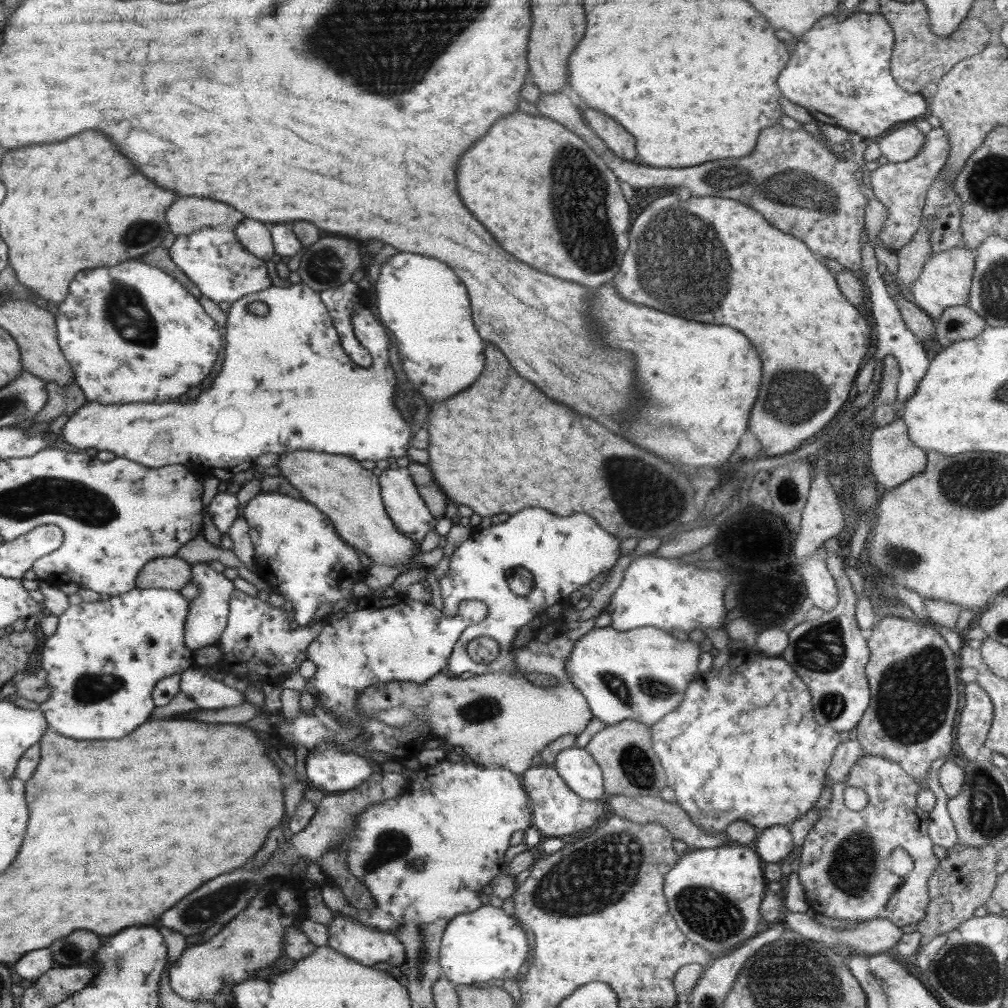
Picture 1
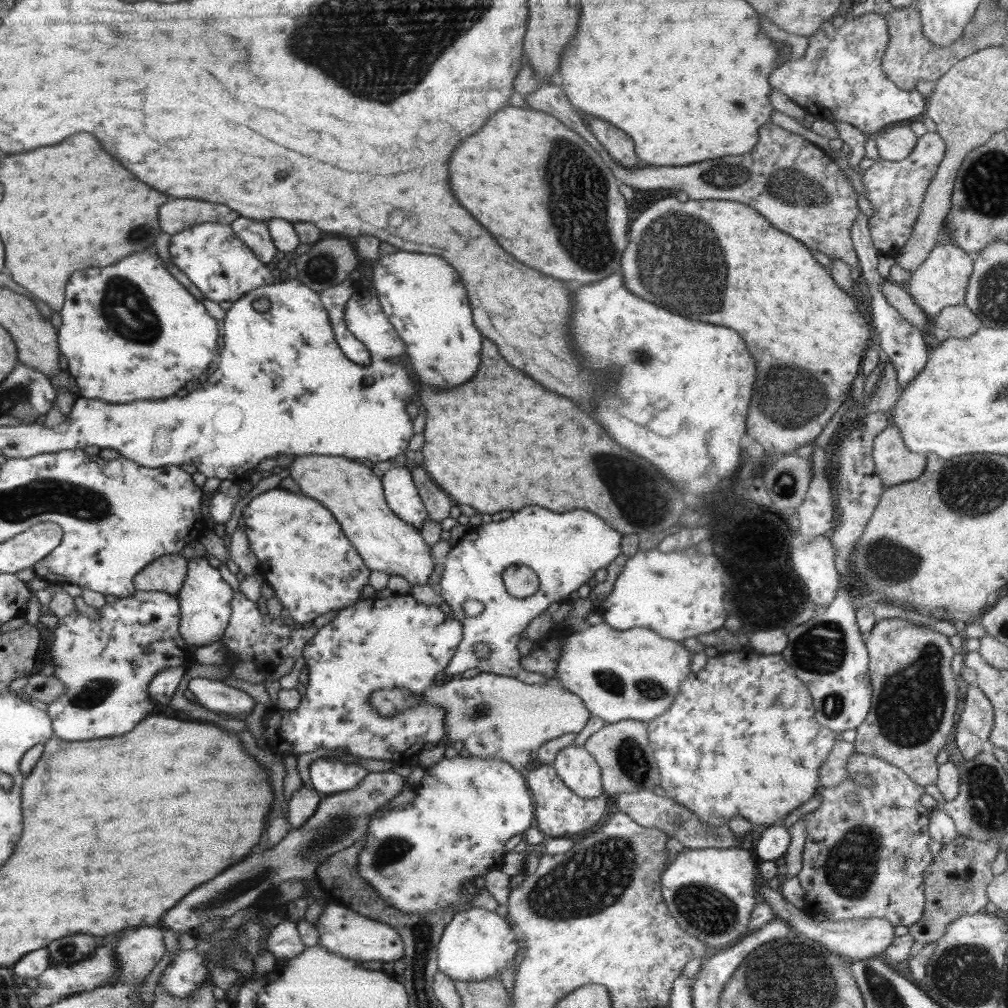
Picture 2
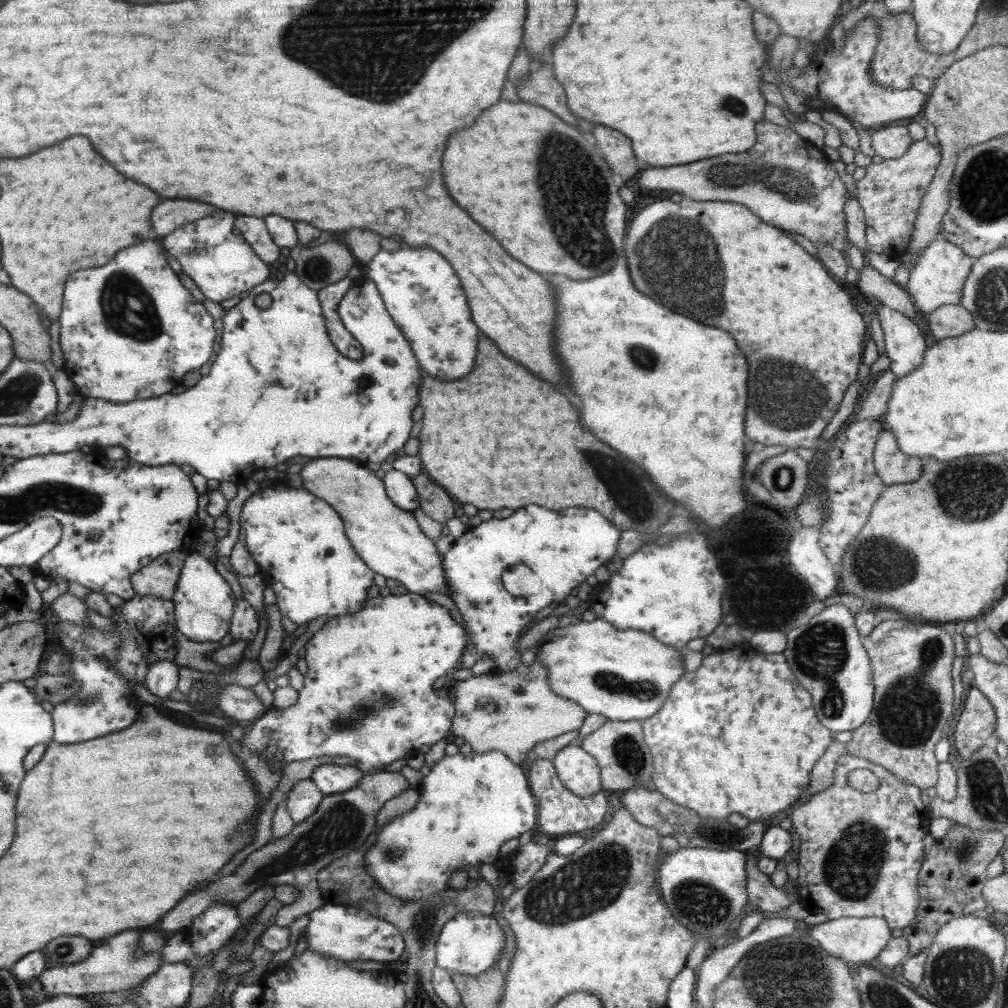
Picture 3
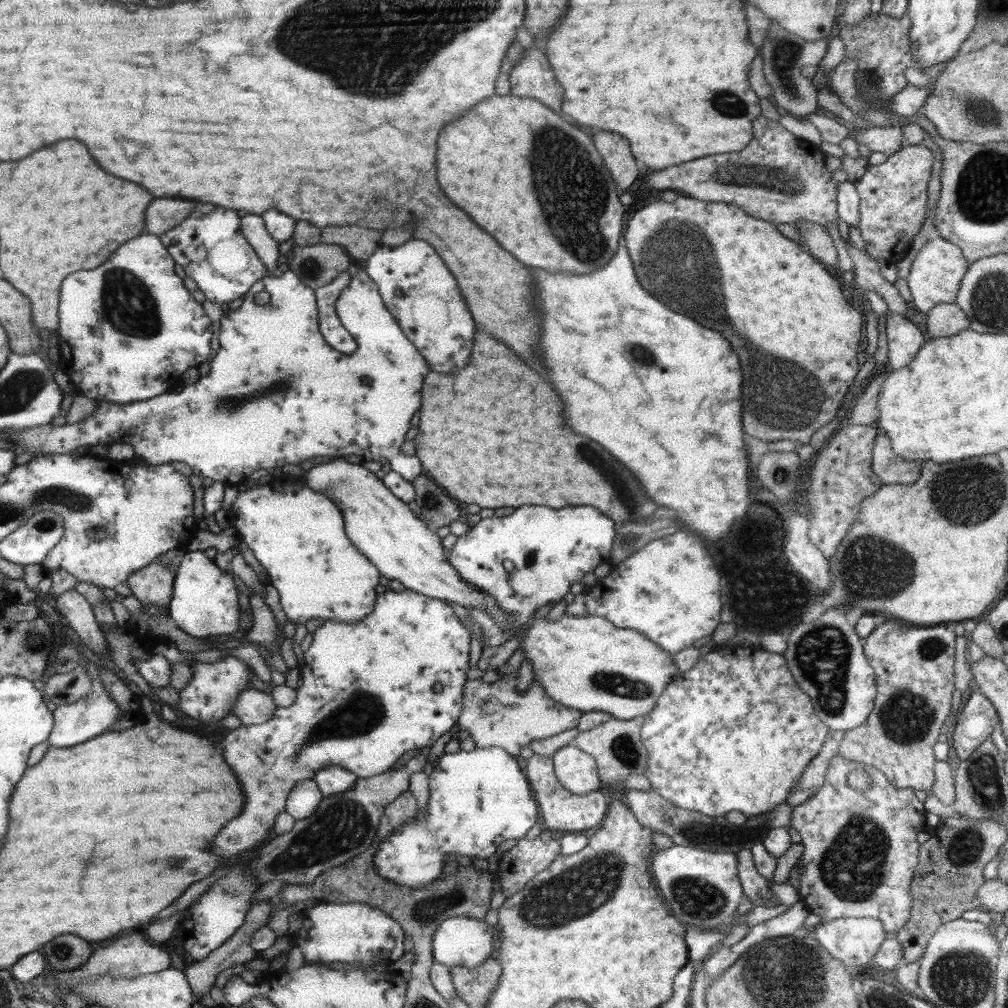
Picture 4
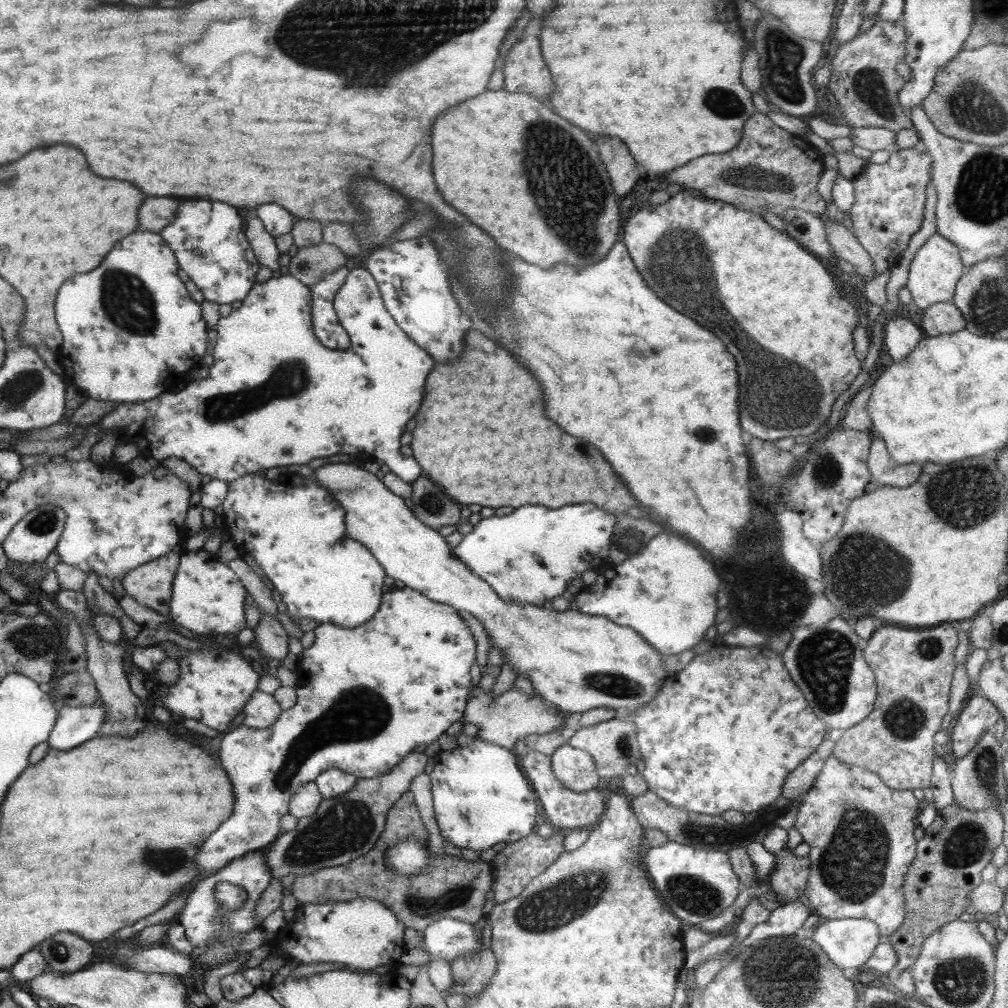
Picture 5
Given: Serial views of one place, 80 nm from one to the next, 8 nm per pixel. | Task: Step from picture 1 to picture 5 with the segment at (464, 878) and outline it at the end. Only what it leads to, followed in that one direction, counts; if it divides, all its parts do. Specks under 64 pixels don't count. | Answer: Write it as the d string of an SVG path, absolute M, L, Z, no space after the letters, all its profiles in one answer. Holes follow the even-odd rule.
M476 736L468 747L456 747L451 751L440 751L429 774L433 810L442 837L459 849L473 850L478 853L505 842L512 843L528 837L534 828L536 818L536 794L520 766L520 759L514 751L502 748L492 742L484 742ZM408 838L385 852L385 864L402 877L414 877L428 867L429 856L414 838Z

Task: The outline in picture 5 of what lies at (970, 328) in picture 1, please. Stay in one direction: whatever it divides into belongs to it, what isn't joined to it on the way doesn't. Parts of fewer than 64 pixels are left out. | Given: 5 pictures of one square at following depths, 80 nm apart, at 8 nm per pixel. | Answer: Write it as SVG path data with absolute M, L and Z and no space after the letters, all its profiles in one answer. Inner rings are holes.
M938 302L925 309L922 330L928 337L954 333L966 329L966 321L953 302Z

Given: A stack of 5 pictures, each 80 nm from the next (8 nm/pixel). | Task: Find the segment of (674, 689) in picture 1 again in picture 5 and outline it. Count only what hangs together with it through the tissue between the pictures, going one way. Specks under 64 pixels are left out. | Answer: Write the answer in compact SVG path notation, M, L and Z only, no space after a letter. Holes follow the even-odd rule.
M328 464L328 466L322 466L316 470L314 478L318 480L318 484L322 488L329 489L333 494L333 497L338 501L342 501L342 505L345 510L345 525L346 525L346 534L350 538L361 542L373 555L374 558L382 565L382 568L385 570L385 573L394 578L398 585L405 585L408 588L420 591L423 595L426 595L429 600L433 602L438 602L441 604L446 604L452 606L457 612L466 611L470 612L482 626L490 634L491 642L493 642L492 647L500 648L504 654L506 654L506 659L503 662L510 664L518 676L526 676L536 693L542 697L544 703L548 706L554 706L558 710L563 712L586 712L594 708L610 708L618 709L624 708L628 710L629 713L635 713L641 706L644 706L647 702L650 702L656 692L660 690L660 687L663 685L663 680L668 675L667 670L665 669L663 663L663 657L652 645L649 645L643 636L640 636L633 628L629 626L620 626L616 622L612 622L609 618L606 617L593 617L591 614L586 614L580 611L566 610L566 611L554 611L551 606L545 605L543 607L538 607L536 605L520 605L516 601L502 601L502 598L498 596L492 590L492 587L485 581L482 580L477 574L474 574L450 549L448 543L446 543L445 537L438 533L437 529L432 529L430 526L426 526L421 520L416 518L414 511L411 506L407 503L407 500L402 497L390 492L386 485L376 477L376 475L371 474L368 470L362 470L362 468L356 468L352 464Z

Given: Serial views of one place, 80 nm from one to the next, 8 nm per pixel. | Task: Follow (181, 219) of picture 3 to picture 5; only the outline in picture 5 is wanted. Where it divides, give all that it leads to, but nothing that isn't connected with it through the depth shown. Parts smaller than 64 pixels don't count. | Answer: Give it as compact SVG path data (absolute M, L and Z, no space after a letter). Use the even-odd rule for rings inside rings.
M150 196L144 200L138 212L138 222L142 228L159 233L167 224L170 224L178 210L178 202L164 198L164 196Z

